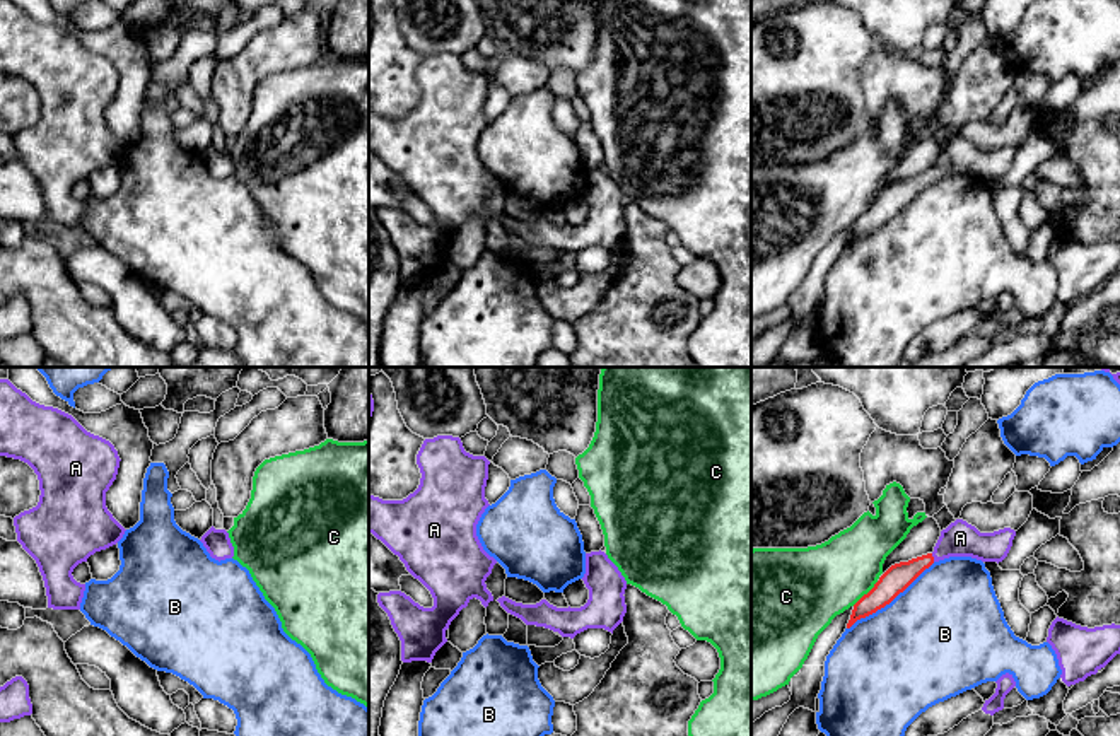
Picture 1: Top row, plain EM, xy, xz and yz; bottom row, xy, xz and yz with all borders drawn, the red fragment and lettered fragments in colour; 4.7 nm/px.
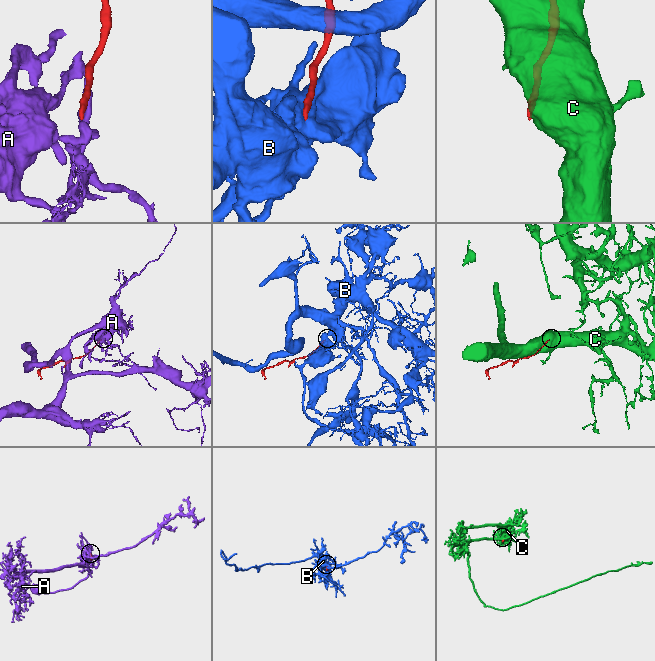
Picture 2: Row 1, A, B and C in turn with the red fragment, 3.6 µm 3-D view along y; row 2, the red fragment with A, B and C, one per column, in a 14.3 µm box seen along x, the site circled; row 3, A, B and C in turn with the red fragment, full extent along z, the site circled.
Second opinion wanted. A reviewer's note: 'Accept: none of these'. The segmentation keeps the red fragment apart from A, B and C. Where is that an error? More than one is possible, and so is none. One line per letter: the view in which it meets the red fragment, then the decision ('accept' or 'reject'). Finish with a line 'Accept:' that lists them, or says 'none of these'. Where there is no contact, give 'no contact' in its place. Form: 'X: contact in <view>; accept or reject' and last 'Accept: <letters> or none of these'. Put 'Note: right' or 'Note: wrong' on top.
Note: wrong
A: contact in yz; accept
B: contact in yz; reject
C: contact in yz; reject
Accept: A

